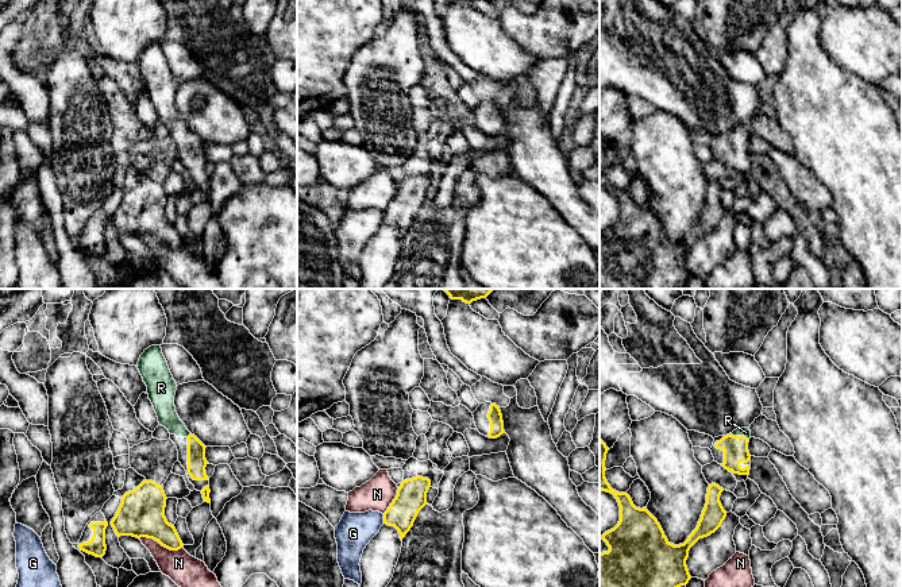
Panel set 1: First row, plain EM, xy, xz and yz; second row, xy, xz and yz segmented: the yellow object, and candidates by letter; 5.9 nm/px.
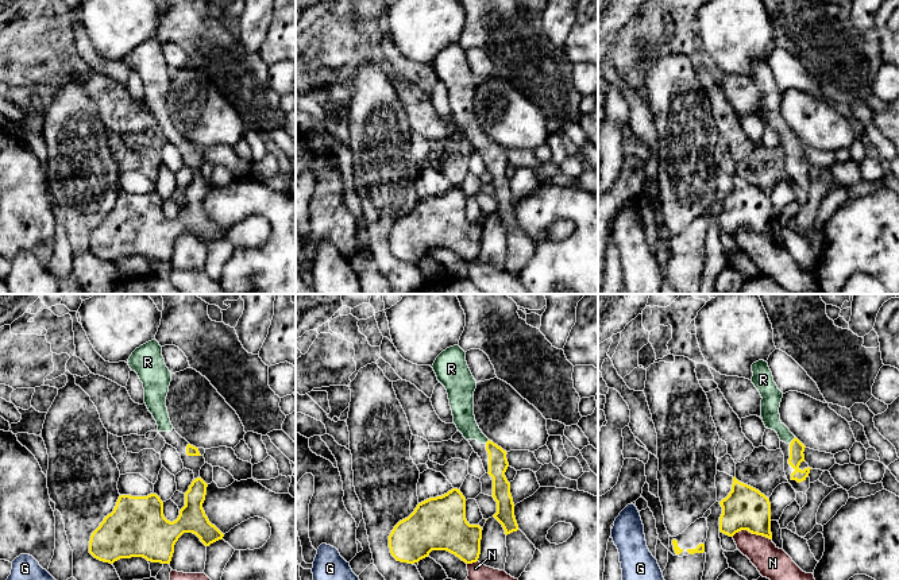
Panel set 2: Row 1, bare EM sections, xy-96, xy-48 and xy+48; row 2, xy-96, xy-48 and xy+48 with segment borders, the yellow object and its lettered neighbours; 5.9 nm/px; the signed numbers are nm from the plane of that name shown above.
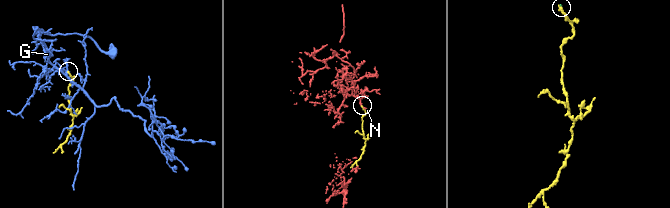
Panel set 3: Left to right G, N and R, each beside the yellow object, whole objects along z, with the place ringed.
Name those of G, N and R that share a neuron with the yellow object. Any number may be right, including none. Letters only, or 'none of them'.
R

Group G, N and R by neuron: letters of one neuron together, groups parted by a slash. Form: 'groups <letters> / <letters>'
groups G / N / R

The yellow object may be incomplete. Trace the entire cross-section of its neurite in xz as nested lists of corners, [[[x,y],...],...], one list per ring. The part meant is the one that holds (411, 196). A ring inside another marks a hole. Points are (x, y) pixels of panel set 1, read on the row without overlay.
[[[416,174],[401,179],[397,193],[383,211],[383,221],[394,224],[400,236],[413,224],[419,209],[427,202],[427,190],[431,185],[428,175]]]

